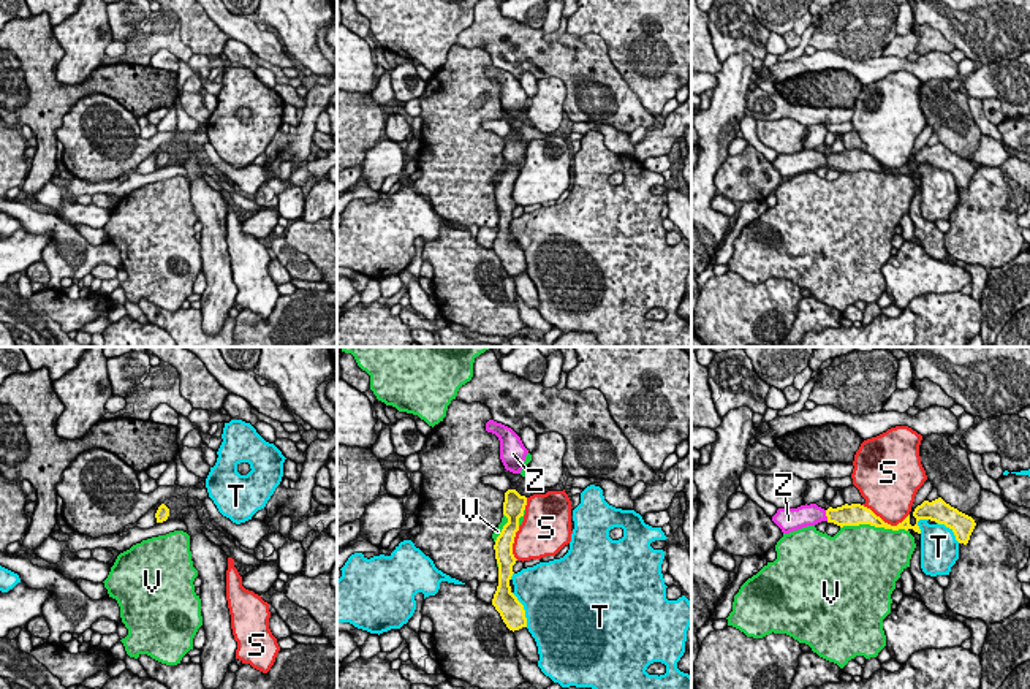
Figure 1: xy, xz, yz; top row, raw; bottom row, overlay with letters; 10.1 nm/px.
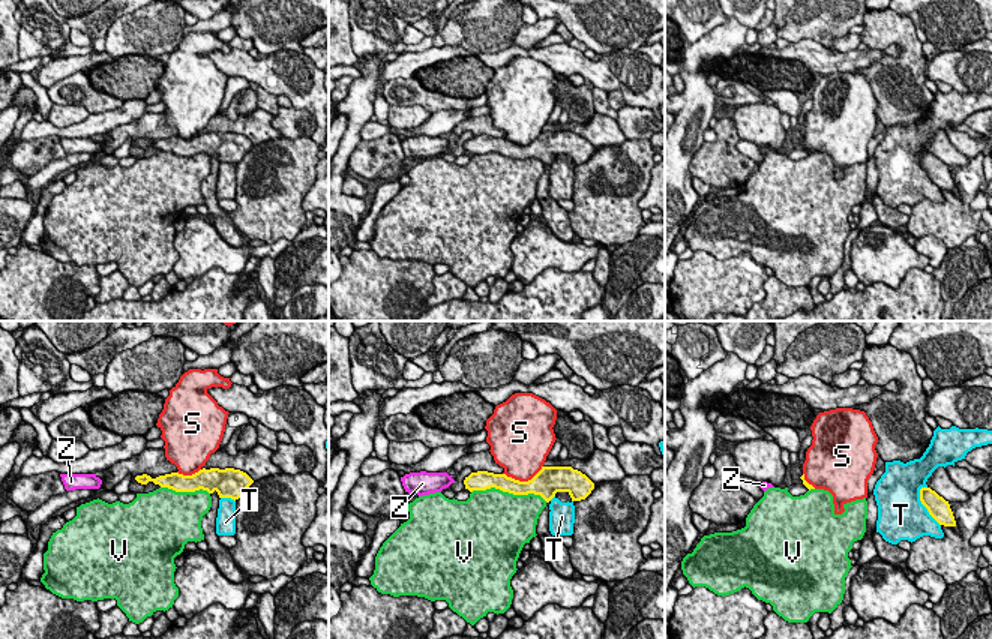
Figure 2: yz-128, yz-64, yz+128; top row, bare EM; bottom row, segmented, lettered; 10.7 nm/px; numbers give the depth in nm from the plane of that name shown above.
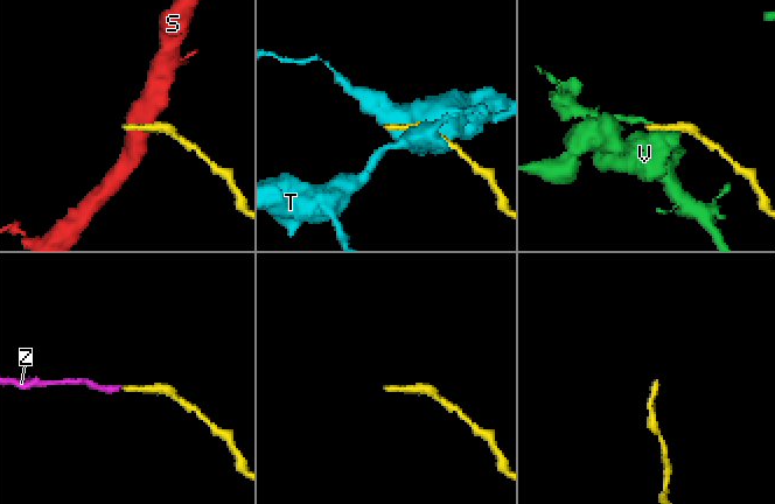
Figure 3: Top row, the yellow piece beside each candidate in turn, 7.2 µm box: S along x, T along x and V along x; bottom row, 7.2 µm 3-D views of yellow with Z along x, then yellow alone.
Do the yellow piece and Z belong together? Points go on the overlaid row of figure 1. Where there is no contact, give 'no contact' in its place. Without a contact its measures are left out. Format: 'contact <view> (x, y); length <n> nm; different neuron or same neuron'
contact yz (826, 515); length 120 nm; same neuron

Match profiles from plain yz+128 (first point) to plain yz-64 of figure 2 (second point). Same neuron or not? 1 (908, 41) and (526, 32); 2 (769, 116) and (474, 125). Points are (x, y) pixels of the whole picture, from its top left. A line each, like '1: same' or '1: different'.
1: different
2: different

